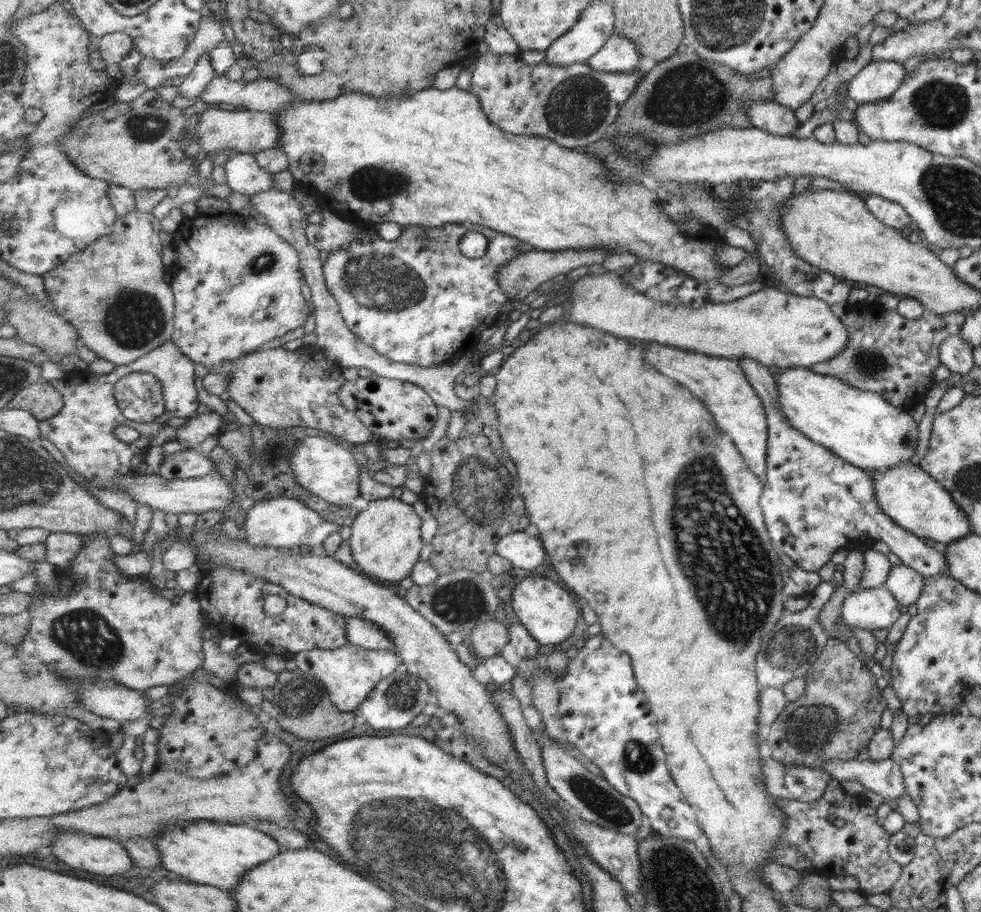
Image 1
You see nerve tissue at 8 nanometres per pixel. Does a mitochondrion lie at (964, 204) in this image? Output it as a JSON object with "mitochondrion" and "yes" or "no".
{"mitochondrion":"yes"}

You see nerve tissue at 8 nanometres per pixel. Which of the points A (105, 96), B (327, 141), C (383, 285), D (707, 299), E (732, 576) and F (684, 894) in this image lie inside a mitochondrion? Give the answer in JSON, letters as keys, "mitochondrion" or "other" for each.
{"A":"other","B":"other","C":"mitochondrion","D":"other","E":"mitochondrion","F":"mitochondrion"}

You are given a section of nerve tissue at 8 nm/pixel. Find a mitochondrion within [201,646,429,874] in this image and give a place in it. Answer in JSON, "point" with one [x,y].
{"point":[298,695]}

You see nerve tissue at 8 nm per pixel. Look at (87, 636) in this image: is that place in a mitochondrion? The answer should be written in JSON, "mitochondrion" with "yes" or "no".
{"mitochondrion":"yes"}

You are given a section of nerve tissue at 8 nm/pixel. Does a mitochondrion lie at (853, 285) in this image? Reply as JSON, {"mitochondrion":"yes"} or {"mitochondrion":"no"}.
{"mitochondrion":"no"}

